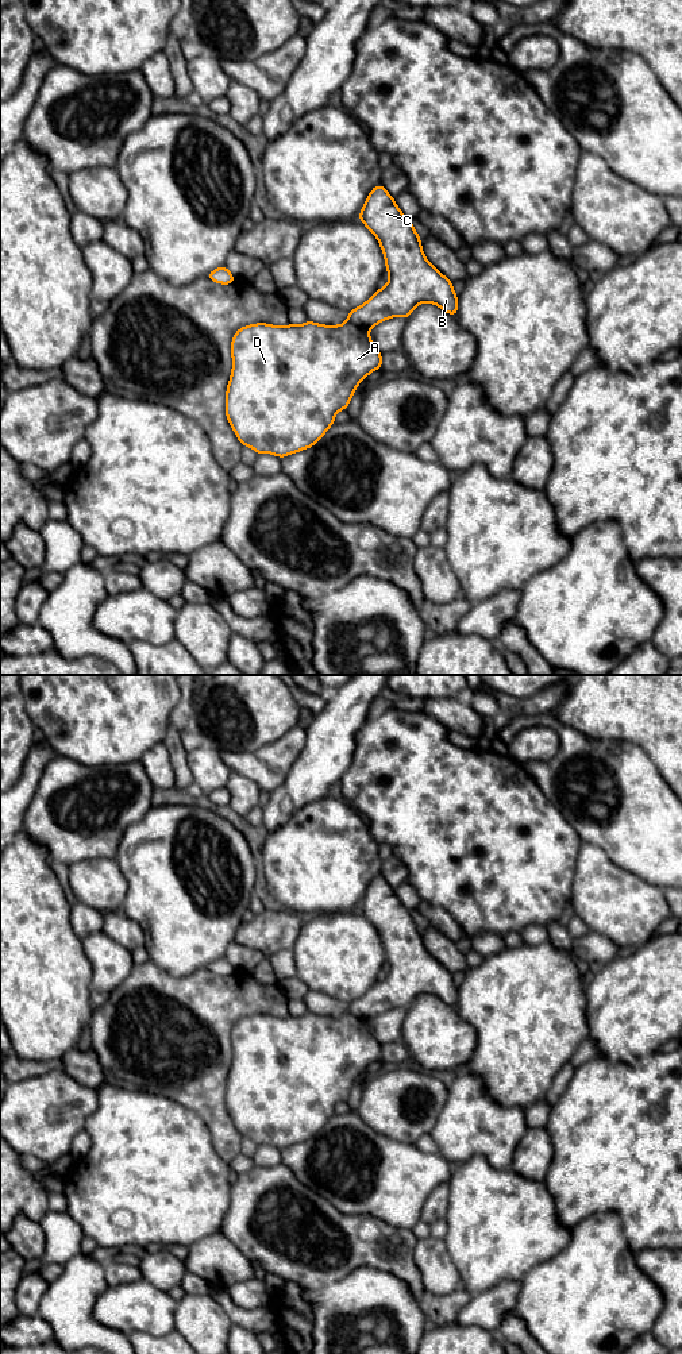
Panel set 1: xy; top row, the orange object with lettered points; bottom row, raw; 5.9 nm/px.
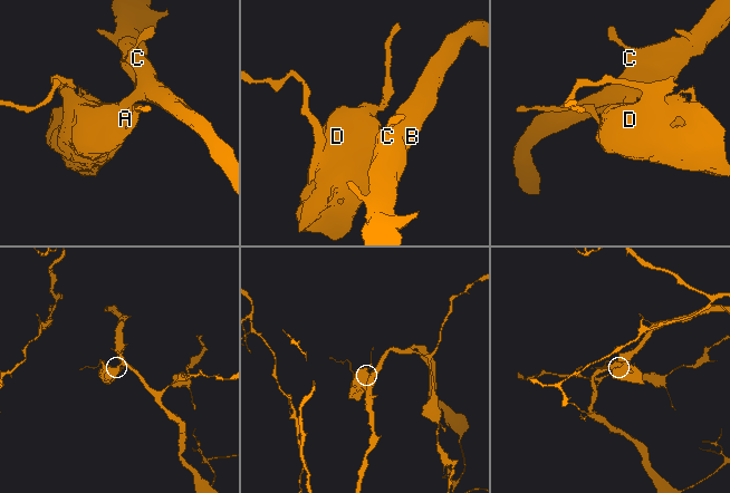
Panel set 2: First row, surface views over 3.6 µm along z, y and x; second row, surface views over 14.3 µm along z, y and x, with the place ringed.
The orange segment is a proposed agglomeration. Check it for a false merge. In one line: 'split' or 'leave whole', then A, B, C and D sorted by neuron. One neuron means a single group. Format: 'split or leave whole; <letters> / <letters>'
split; A D / B C

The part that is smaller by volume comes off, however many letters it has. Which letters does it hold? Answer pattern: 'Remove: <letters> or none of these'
Remove: A, D

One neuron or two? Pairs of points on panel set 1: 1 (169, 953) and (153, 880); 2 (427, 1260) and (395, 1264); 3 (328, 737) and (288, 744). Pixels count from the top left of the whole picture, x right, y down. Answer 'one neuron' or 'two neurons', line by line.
1: one neuron
2: two neurons
3: two neurons

